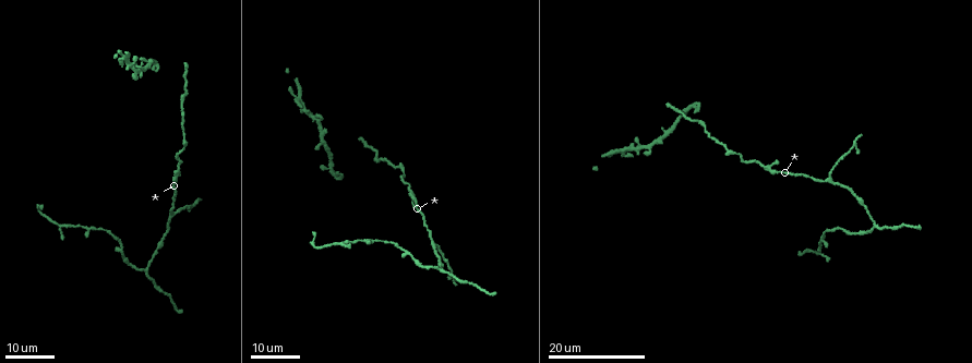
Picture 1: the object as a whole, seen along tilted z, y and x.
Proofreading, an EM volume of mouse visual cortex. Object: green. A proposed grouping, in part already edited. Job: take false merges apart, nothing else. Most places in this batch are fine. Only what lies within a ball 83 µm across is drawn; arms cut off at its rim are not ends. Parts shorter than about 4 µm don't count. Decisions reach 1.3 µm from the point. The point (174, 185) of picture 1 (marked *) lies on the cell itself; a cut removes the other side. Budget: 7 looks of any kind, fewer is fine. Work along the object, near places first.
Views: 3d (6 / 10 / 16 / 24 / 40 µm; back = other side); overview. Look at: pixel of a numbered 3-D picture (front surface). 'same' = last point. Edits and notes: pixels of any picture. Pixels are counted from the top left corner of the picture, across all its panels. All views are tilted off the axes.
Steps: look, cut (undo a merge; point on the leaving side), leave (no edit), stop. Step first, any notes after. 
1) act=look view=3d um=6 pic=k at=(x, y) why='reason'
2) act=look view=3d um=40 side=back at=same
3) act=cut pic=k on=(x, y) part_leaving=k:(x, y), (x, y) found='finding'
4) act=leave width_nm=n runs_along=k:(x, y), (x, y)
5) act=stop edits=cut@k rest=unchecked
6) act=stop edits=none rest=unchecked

act=look view=3d um=16 pic=1 at=(828, 176)

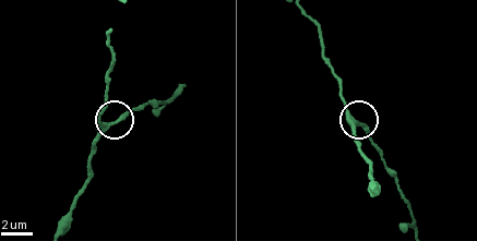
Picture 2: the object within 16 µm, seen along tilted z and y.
act=look view=3d um=6 pic=2 at=(110, 125) why='closer look'

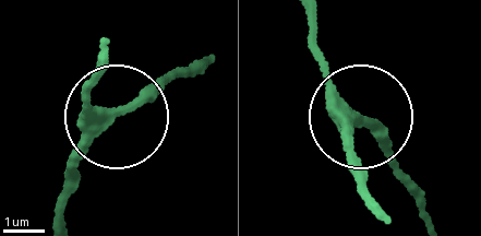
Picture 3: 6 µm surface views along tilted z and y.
act=look view=3d um=6 side=back pic=3 at=(356, 122)

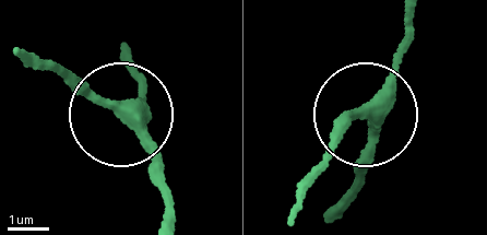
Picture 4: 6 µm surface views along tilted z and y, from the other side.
act=leave width_nm=330 found='all the same cell'

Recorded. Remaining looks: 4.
act=look view=3d um=16 pic=1 at=(841, 228) why='thin neck'

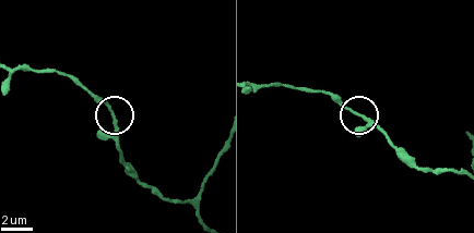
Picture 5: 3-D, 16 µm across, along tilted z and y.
act=look view=3d um=6 pic=5 at=(355, 113)

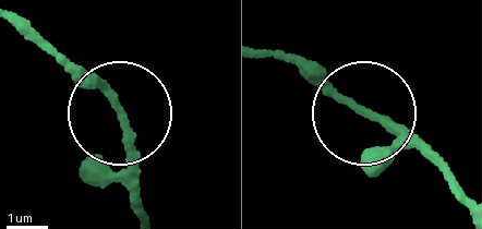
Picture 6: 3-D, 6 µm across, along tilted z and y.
act=leave runs_along=6:(143, 209), (128, 127), (69, 59) found='one cell here'

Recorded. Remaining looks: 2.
act=look view=3d um=16 pic=1 at=(440, 268)

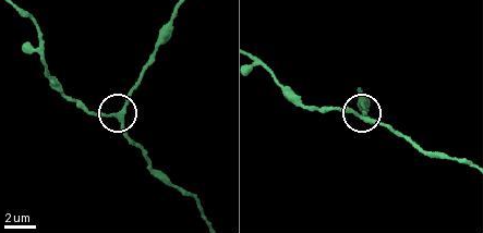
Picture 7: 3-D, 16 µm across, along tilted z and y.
act=look view=3d um=10 pic=7 at=(361, 116) why='closer look'

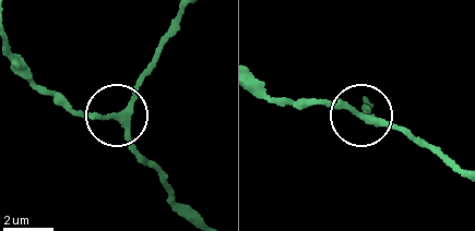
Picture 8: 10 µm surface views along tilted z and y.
act=leave side_arm_um=14 runs_along=8:(178, 19), (122, 111), (143, 163) found='continuous, no second cell'

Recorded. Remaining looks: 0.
act=stop edits=none rest=unchecked

